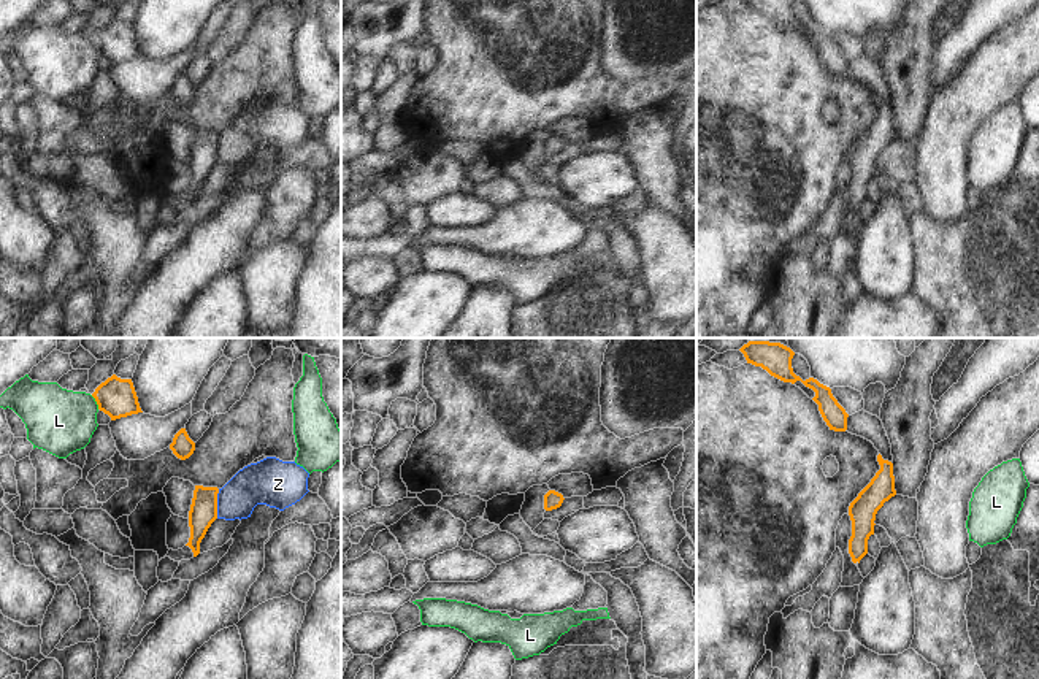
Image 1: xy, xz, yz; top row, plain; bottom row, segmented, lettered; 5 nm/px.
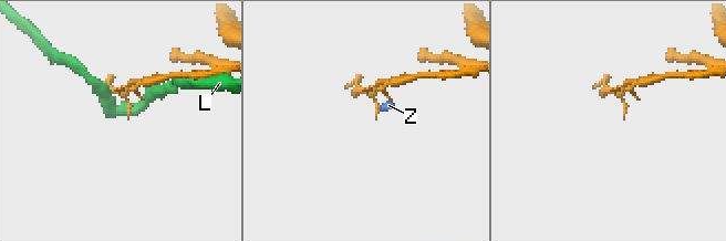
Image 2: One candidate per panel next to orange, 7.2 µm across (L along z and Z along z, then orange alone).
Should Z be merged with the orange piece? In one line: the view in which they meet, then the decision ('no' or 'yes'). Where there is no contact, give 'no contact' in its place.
xy | no

